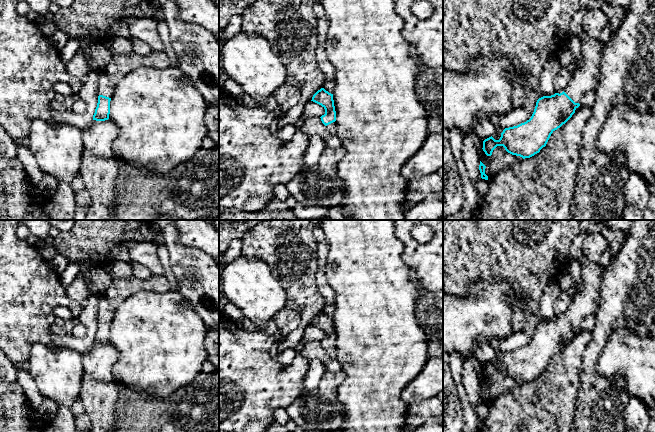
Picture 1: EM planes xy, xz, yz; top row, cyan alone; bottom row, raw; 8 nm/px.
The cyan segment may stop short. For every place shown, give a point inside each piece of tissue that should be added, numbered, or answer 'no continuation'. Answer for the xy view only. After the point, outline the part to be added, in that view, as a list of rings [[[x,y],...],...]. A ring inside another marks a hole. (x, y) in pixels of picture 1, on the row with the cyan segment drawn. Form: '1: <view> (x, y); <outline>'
1: xy (106, 88); [[[98,68],[96,71],[99,73],[98,94],[111,98],[116,85],[108,79],[105,69]]]

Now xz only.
1: xz (332, 127); [[[335,122],[327,125],[326,128],[327,128],[328,132],[330,132],[331,134],[336,134],[337,125]]]

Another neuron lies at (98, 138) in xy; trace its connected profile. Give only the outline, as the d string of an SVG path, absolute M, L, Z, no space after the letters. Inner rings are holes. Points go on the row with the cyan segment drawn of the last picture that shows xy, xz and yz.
M110 119L93 120L92 125L82 131L84 152L80 172L86 190L90 193L93 204L86 213L85 220L114 220L113 203L116 199L116 179L119 173L121 159L112 151L112 144L119 134L118 126Z

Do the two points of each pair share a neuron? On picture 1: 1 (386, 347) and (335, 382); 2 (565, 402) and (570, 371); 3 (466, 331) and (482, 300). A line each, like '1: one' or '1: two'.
1: two
2: one
3: one

